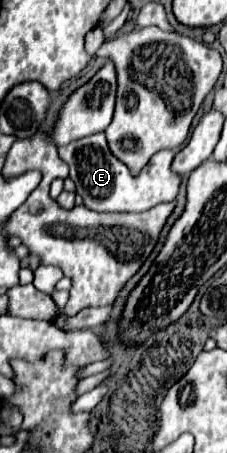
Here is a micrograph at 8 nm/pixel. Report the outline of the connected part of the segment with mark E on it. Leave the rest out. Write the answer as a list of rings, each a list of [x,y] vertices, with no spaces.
[[[103,132],[75,140],[67,146],[59,148],[59,156],[69,164],[71,168],[71,178],[77,186],[77,194],[83,198],[83,204],[89,210],[97,210],[97,212],[143,212],[149,210],[161,202],[173,202],[177,192],[179,192],[179,184],[181,184],[181,176],[171,172],[171,150],[163,150],[157,152],[155,156],[151,156],[151,160],[147,162],[147,166],[133,176],[131,170],[113,156],[113,152],[107,148],[107,138]]]

